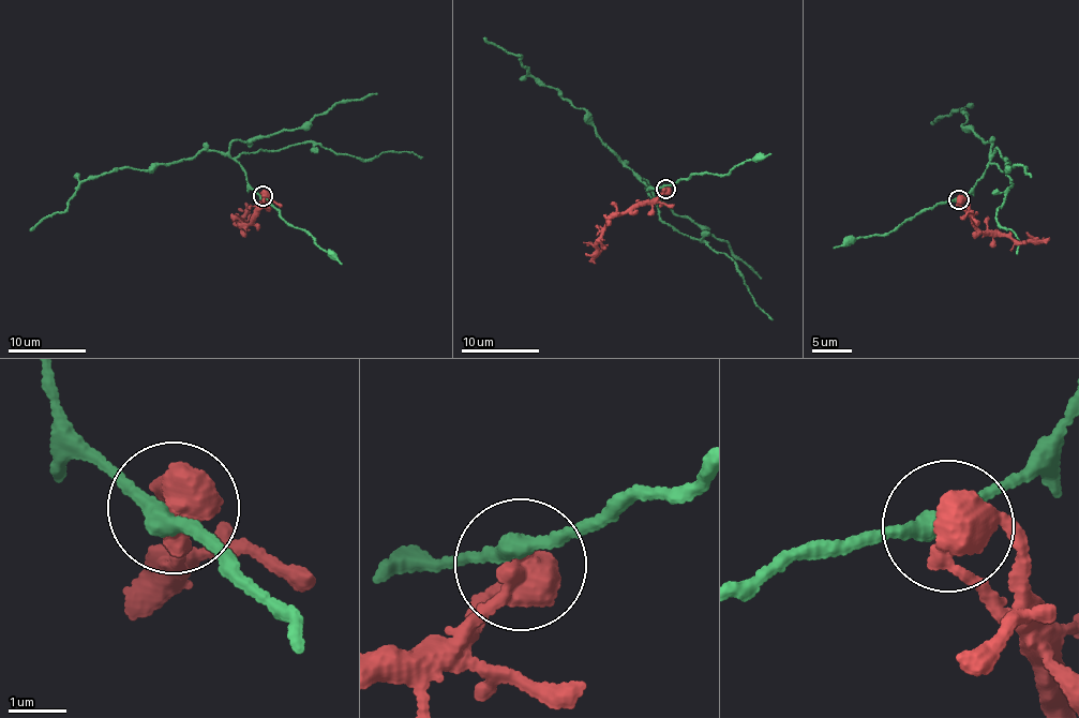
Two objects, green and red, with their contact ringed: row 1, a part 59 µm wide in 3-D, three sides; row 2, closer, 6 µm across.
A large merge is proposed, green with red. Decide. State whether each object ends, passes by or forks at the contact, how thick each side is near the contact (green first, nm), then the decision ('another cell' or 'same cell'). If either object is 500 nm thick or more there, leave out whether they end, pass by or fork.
calibres 280 and 500 nm; another cell

